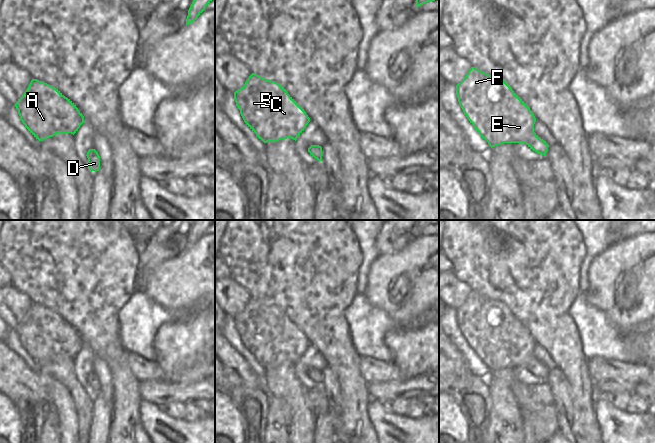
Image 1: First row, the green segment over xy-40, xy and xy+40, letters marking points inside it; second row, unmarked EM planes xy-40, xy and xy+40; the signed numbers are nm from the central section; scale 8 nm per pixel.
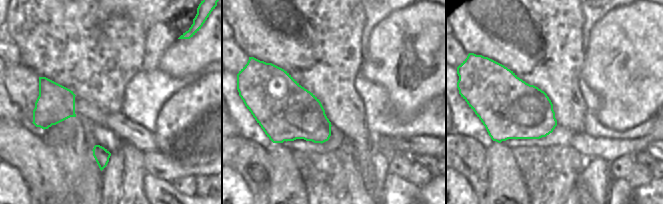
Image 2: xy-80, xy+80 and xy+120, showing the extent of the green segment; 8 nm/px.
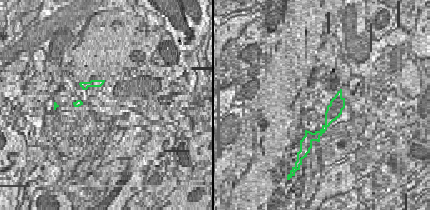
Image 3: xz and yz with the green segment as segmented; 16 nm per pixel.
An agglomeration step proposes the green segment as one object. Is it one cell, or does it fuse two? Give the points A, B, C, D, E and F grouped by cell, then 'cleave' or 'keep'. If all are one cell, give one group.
groups A B C D E F; keep

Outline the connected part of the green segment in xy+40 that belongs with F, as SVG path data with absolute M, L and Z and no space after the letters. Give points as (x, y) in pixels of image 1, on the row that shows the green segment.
M471 67L456 85L456 96L470 123L491 148L503 143L525 143L533 151L546 155L549 145L534 132L534 114L501 77Z

